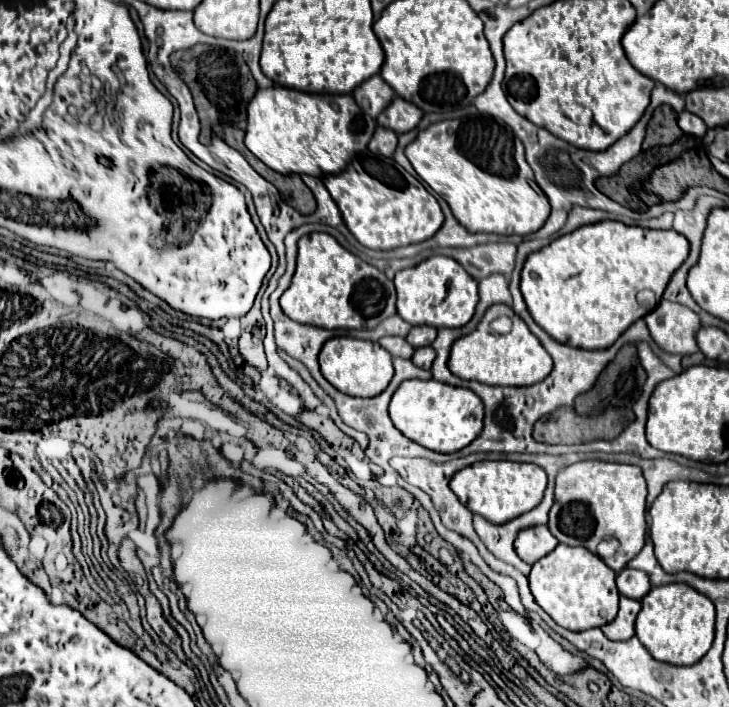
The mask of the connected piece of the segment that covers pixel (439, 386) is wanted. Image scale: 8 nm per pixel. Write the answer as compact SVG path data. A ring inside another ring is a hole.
M435 379L403 381L391 399L389 415L391 415L393 425L407 439L423 445L425 449L437 451L437 453L455 453L455 451L467 447L473 439L479 437L479 433L483 429L481 399L469 389L451 387L451 385L439 383Z

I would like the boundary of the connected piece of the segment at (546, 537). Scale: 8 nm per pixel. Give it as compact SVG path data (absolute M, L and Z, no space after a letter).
M537 525L537 527L523 529L517 535L517 539L515 539L515 553L525 563L533 565L535 561L539 561L547 553L551 553L551 549L555 549L557 545L559 545L559 541L551 535L547 525Z

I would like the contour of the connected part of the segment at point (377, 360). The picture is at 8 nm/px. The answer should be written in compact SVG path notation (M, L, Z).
M333 337L329 339L321 353L319 365L323 377L345 395L353 397L375 397L383 393L393 379L393 357L379 343L353 339L353 337Z

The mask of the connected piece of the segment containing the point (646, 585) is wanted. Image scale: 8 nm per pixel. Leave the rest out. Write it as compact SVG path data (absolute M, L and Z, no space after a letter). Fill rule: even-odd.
M623 569L617 575L617 589L621 595L629 597L629 599L637 599L641 601L649 589L651 589L651 581L647 577L647 573L637 571L637 569Z

